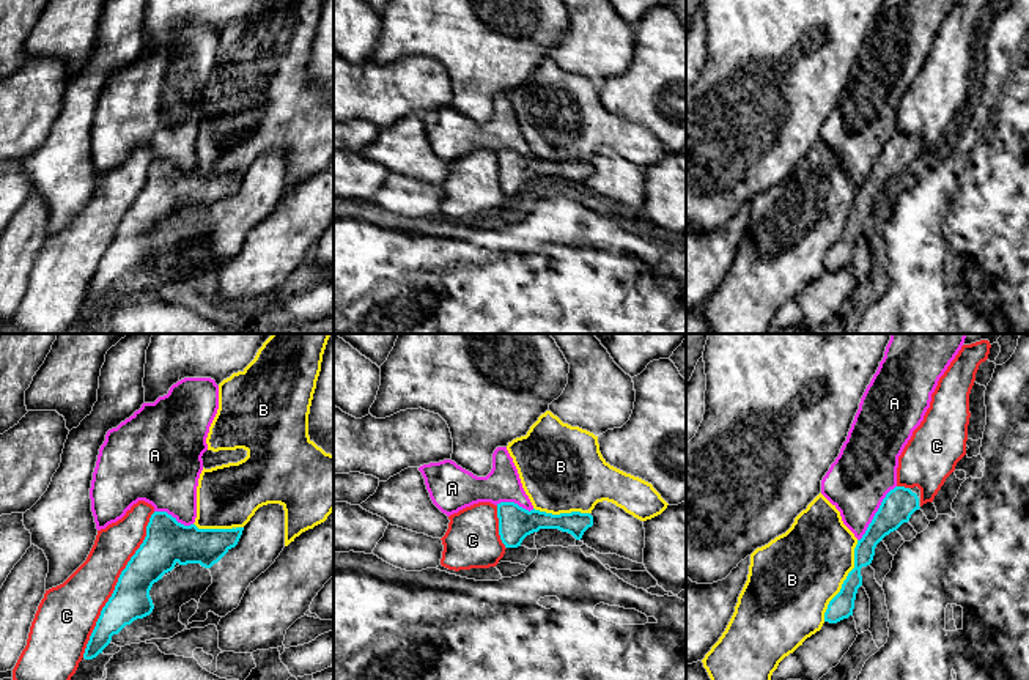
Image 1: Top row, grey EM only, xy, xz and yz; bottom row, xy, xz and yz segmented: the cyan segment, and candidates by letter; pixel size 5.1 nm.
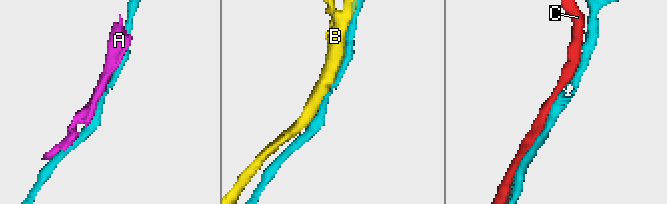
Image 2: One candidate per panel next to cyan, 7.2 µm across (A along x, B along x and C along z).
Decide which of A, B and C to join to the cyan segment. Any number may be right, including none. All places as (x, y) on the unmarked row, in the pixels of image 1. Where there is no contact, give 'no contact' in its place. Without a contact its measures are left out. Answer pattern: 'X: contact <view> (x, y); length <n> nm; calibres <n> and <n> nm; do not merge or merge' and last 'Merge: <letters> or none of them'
A: contact yz (875, 161); length 340 nm; calibres 160 and 320 nm; do not merge
B: contact yz (844, 229); length 460 nm; calibres 120 and 440 nm; do not merge
C: contact xy (117, 232); length 850 nm; calibres 200 and 280 nm; do not merge
Merge: none of them

